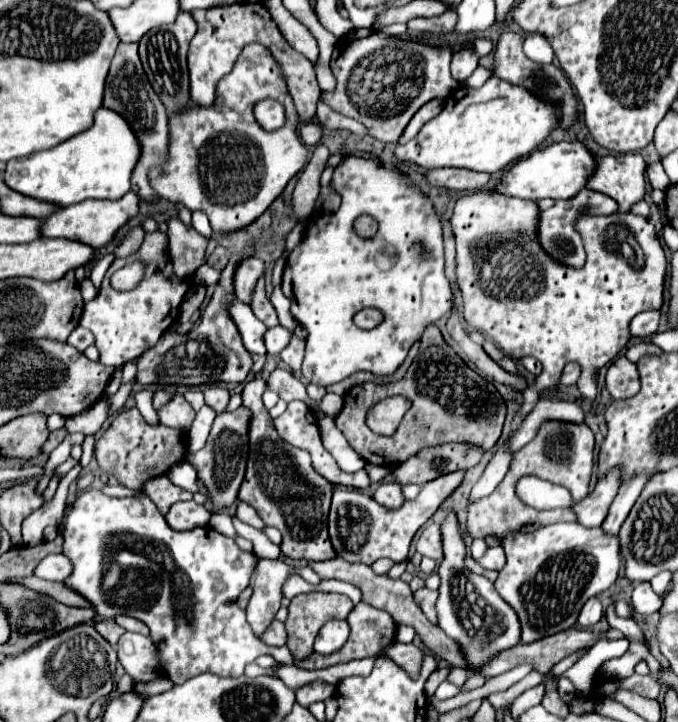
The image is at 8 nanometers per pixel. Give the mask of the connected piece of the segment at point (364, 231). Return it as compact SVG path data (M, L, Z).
M363 214L363 216L359 216L357 222L355 222L355 230L357 230L357 234L369 238L369 236L373 236L373 234L377 232L377 222L375 222L371 216Z

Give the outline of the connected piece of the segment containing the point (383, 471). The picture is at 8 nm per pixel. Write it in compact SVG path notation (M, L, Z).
M367 464L365 466L365 470L369 472L369 478L371 478L371 486L377 486L381 480L385 480L387 478L387 474L389 474L389 470L387 468L381 468L381 466L371 466L371 464Z

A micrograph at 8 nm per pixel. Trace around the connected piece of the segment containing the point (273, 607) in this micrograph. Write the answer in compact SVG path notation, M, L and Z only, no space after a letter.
M283 558L261 560L257 564L251 582L255 592L247 606L247 622L251 624L251 630L257 638L261 638L261 634L273 622L281 606L281 582L289 574L293 574L293 562L287 564Z

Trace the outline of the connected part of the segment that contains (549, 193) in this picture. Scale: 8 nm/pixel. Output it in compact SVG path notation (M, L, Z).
M579 140L557 142L551 146L539 148L539 150L531 152L529 156L525 156L523 160L515 162L507 170L507 176L503 174L499 178L495 190L505 196L533 200L533 202L541 200L541 198L553 198L553 200L573 198L573 194L577 194L577 190L581 190L585 186L585 178L589 178L589 174L593 172L593 166L595 166L595 156Z

